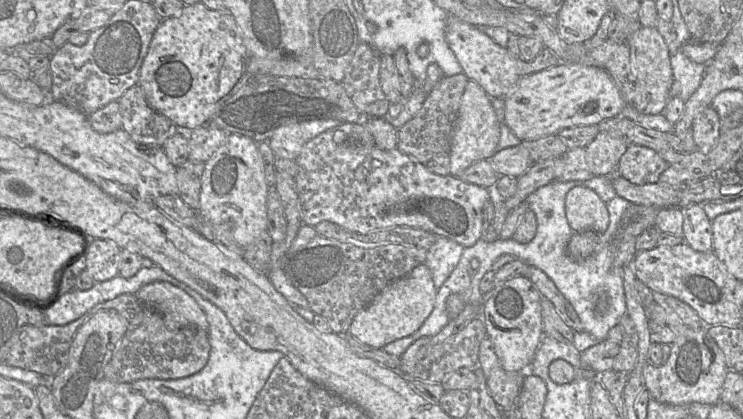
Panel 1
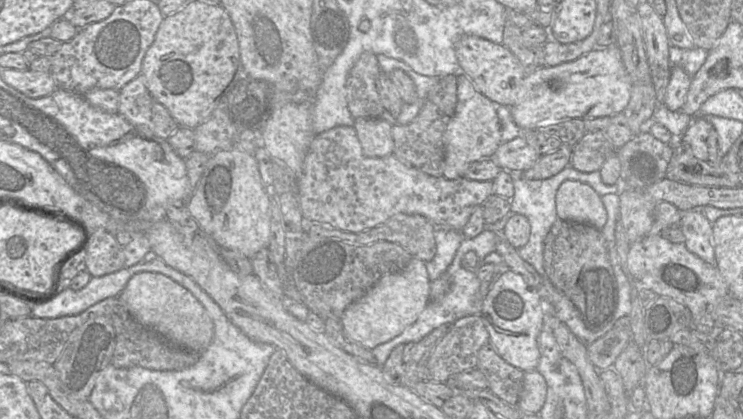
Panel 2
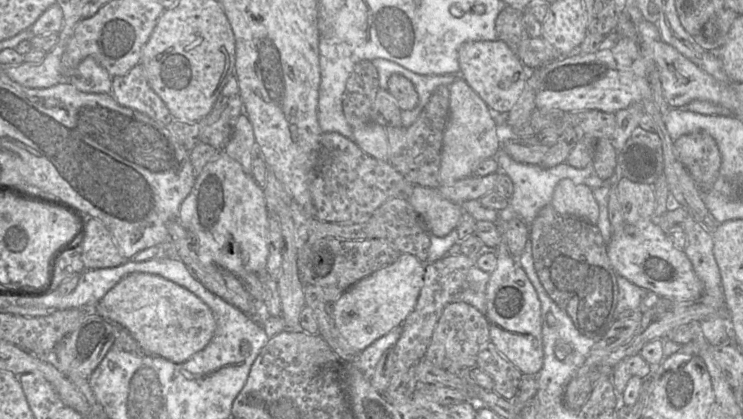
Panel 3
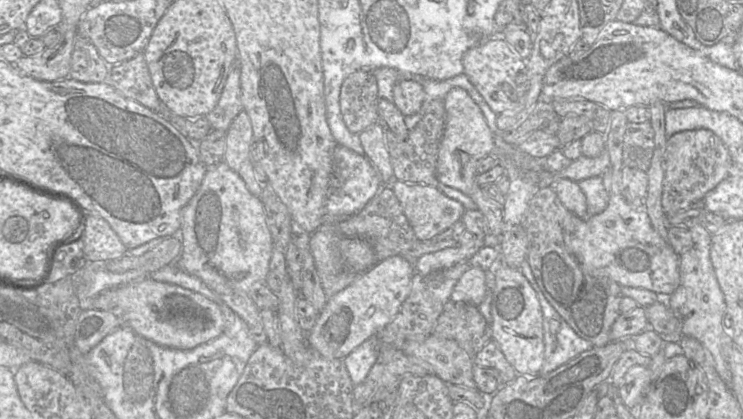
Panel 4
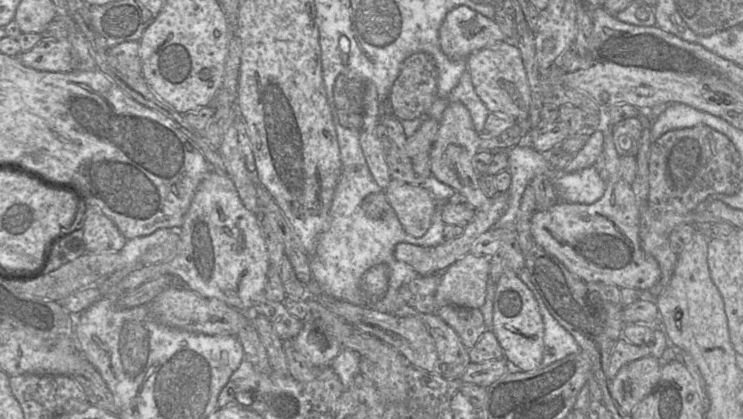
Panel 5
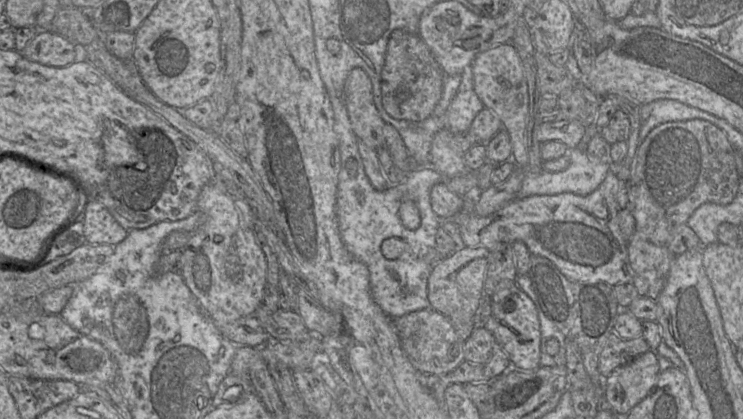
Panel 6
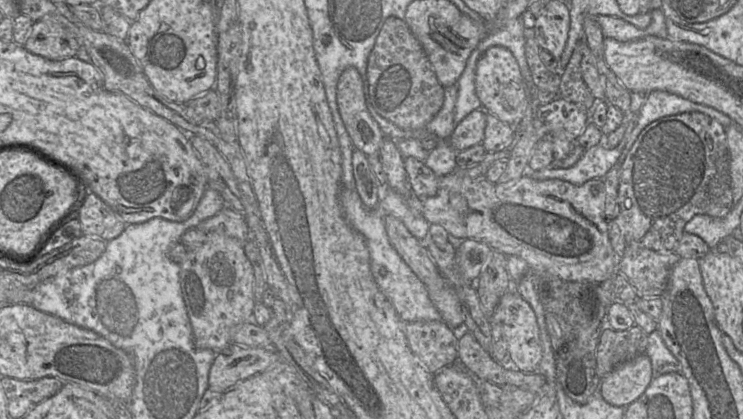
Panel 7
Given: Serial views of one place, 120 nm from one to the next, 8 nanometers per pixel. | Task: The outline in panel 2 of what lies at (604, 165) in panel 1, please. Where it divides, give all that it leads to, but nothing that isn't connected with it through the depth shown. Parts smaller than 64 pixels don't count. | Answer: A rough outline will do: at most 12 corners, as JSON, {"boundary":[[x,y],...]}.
{"boundary":[[586,132],[570,166],[599,171],[617,150],[603,133]]}

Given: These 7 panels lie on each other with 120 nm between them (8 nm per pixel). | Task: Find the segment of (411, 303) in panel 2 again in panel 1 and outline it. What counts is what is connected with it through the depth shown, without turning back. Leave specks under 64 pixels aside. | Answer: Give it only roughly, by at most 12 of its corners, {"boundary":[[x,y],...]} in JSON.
{"boundary":[[425,264],[390,283],[348,333],[373,348],[416,332],[437,289]]}

